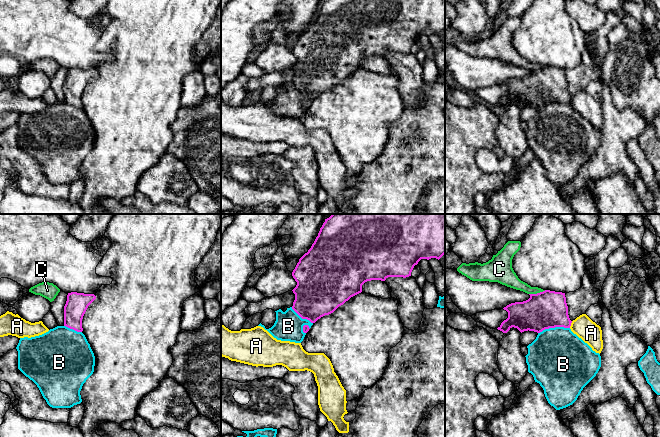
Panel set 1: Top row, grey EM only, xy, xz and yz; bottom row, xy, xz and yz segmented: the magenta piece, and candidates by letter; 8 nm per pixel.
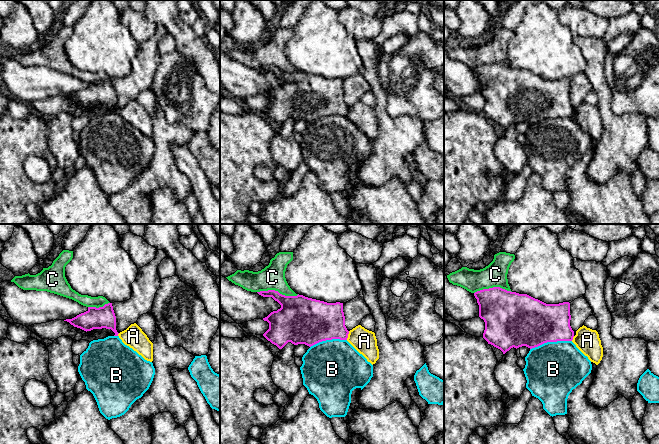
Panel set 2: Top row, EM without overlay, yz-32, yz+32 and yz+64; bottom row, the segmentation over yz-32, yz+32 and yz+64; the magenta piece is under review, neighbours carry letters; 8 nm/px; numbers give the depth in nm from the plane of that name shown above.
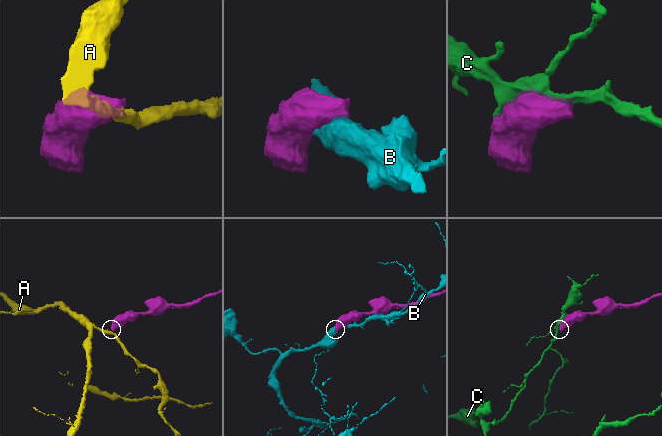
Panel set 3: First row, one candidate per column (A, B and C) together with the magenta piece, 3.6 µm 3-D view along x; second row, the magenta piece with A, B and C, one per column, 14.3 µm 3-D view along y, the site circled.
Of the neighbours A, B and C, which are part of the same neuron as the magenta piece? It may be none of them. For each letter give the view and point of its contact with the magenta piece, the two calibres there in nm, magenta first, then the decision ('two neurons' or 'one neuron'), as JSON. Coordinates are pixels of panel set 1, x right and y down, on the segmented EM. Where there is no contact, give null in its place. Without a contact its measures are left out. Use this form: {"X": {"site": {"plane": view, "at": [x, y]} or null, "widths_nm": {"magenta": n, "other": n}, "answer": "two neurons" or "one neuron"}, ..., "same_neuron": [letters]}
{"A": {"site": {"plane": "yz", "at": [570, 324]}, "widths_nm": {"magenta": 300, "other": 170}, "answer": "two neurons"}, "B": {"site": {"plane": "yz", "at": [553, 327]}, "widths_nm": {"magenta": 300, "other": 460}, "answer": "two neurons"}, "C": {"site": {"plane": "yz", "at": [537, 293]}, "widths_nm": {"magenta": 300, "other": 120}, "answer": "two neurons"}, "same_neuron": []}

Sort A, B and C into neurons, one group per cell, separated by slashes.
A / B / C

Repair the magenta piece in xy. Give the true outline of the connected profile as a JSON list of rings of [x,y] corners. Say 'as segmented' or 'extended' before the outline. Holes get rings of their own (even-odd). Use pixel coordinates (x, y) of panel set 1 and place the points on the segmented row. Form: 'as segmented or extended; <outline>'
as segmented; [[[71,292],[64,306],[64,326],[82,332],[82,319],[88,306],[96,299],[94,294]]]

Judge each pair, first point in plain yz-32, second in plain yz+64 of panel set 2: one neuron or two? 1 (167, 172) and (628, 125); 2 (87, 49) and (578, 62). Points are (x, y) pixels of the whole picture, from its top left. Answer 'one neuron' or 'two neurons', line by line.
1: one neuron
2: one neuron

